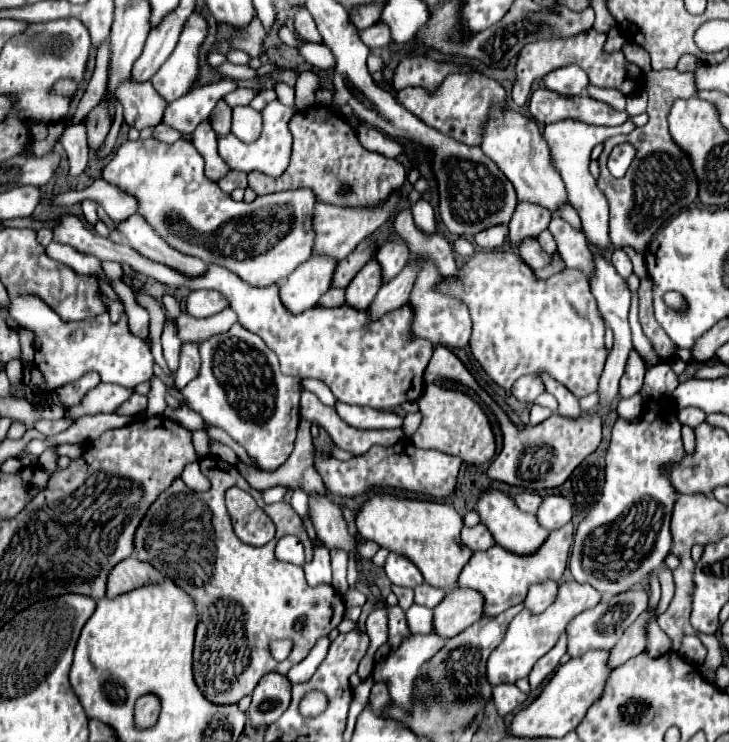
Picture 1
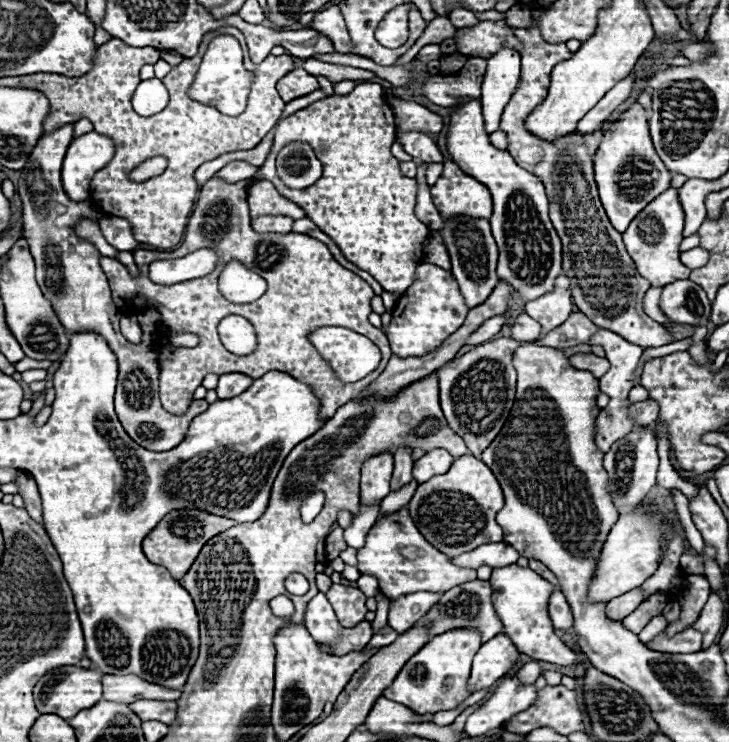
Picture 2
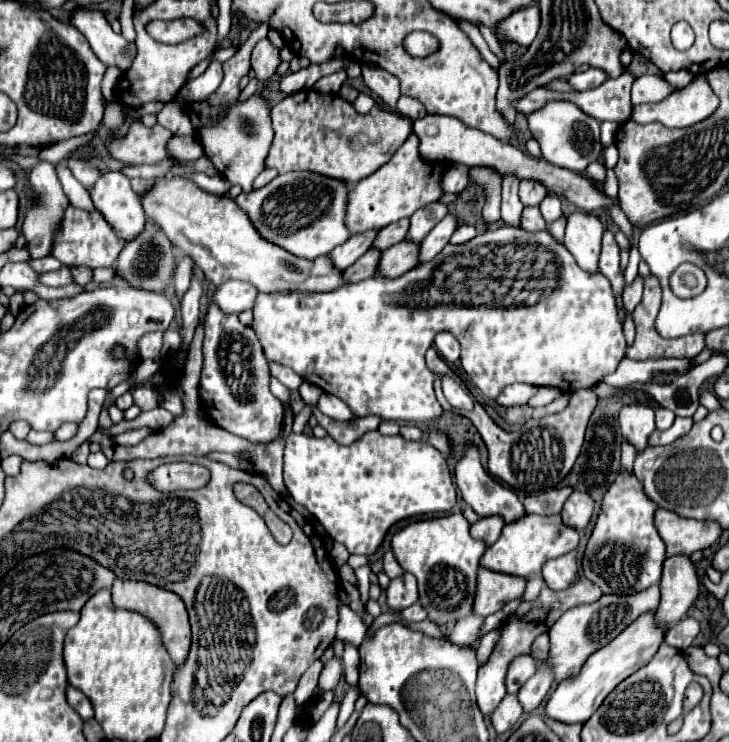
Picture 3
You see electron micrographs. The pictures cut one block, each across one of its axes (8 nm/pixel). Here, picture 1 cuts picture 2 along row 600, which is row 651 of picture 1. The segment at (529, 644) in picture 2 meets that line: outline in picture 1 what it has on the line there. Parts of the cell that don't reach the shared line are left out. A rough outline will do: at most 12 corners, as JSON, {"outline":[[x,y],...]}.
{"outline":[[560,584],[544,614],[522,610],[488,658],[488,680],[516,682],[598,590]]}

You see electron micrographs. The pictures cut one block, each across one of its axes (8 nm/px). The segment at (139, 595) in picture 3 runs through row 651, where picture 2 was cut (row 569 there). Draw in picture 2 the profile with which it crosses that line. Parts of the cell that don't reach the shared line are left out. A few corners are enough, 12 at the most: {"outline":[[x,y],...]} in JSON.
{"outline":[[176,510],[144,538],[144,554],[176,580],[202,546],[236,522]]}

